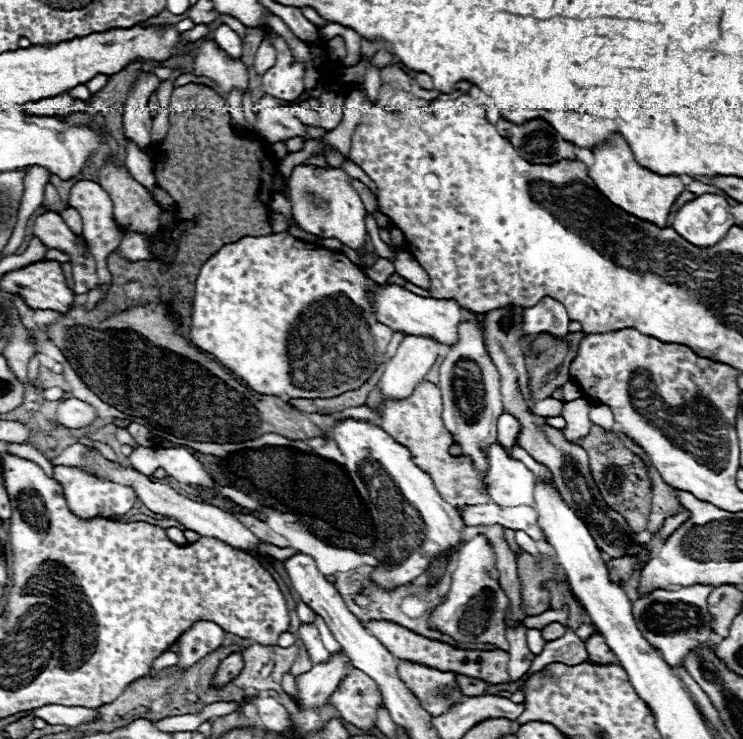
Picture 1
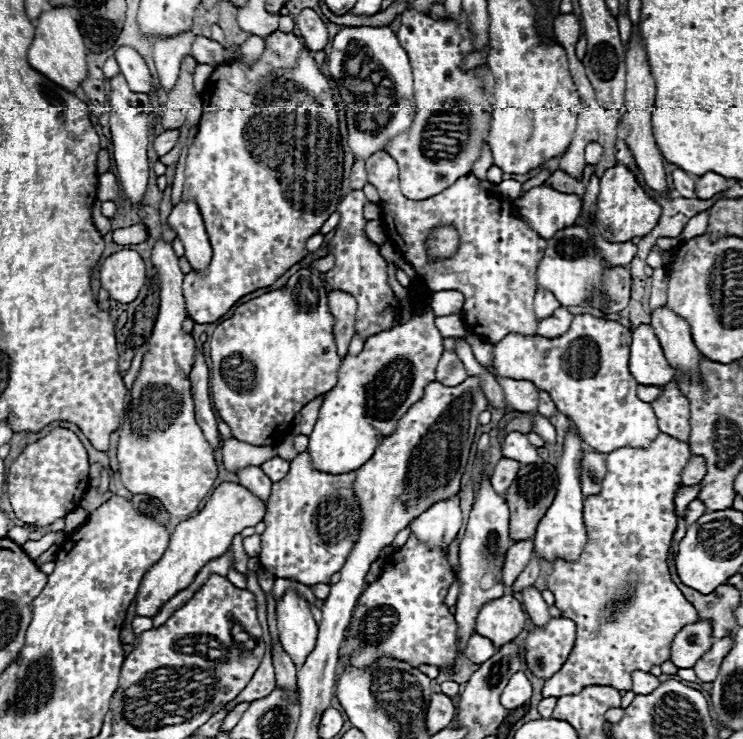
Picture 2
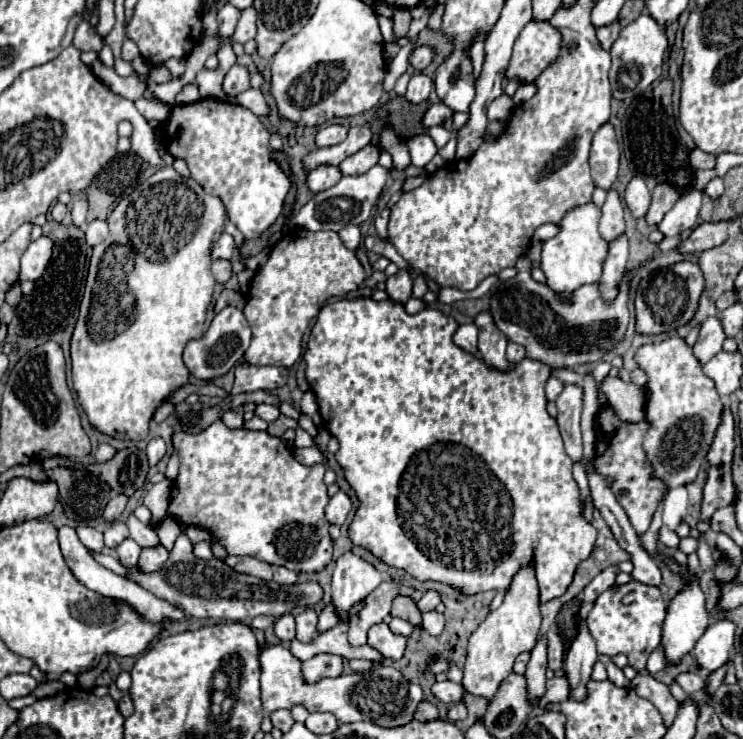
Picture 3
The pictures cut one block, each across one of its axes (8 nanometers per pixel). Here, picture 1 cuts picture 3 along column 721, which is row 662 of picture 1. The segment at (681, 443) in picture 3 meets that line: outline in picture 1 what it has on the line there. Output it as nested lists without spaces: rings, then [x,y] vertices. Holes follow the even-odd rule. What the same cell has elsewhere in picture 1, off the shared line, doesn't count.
[[[402,660],[396,668],[400,680],[408,684],[410,692],[416,692],[420,706],[430,716],[440,716],[440,712],[448,712],[452,704],[466,700],[466,694],[460,692],[456,684],[454,672],[442,672],[428,668],[426,664],[416,664]]]

